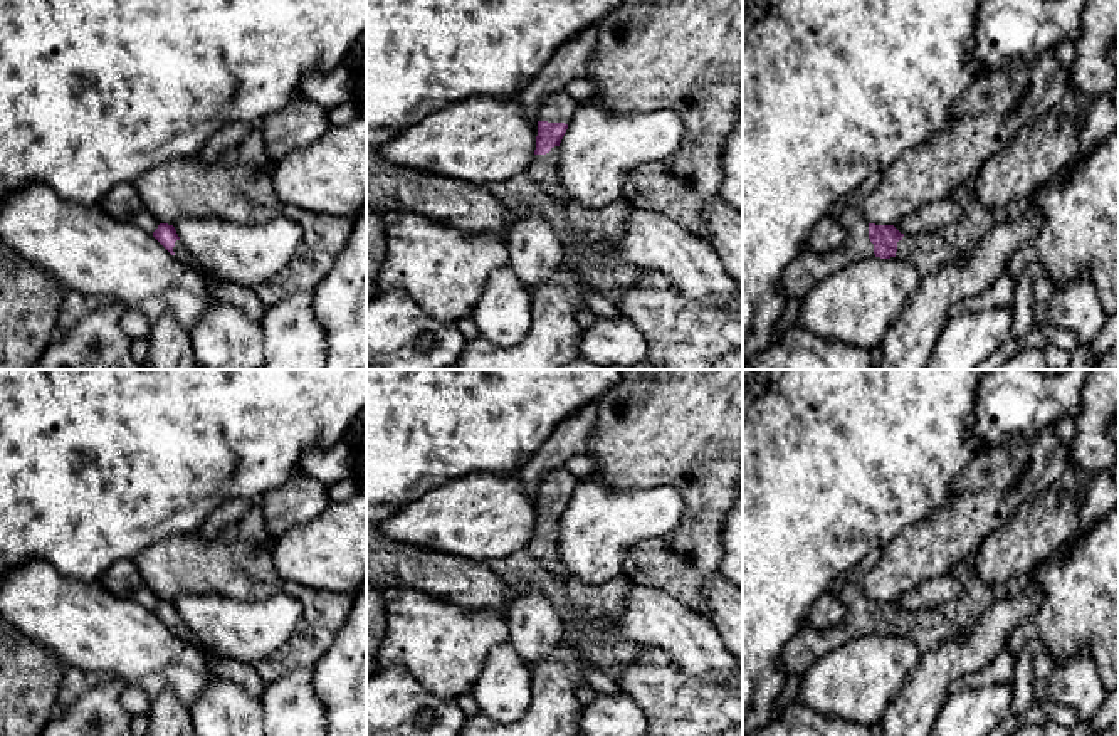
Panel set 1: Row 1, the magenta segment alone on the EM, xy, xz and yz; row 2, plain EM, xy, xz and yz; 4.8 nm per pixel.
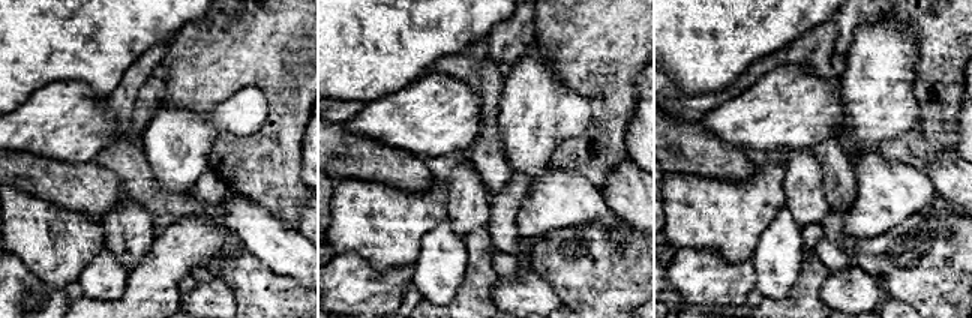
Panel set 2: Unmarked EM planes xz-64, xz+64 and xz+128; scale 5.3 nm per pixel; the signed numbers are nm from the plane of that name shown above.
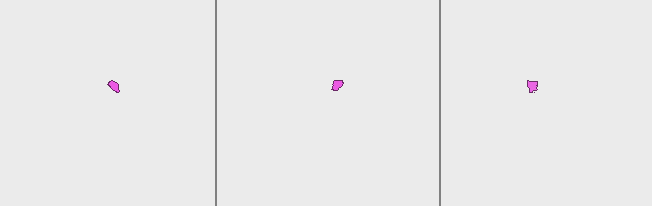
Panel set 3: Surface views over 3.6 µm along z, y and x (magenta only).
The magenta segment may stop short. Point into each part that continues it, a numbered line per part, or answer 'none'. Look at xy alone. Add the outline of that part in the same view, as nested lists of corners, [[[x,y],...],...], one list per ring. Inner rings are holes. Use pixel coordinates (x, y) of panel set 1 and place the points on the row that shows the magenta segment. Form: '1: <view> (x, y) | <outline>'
1: xy (182, 254) | [[[181,240],[175,242],[173,252],[175,252],[173,257],[178,262],[186,264],[186,265],[195,265],[195,260],[193,260],[190,250],[181,244]]]

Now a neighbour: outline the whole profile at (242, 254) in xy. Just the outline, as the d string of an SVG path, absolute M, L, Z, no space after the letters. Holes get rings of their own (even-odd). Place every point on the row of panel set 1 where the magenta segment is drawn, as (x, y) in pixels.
M286 217L262 225L181 218L173 227L202 272L245 287L286 271L304 235L302 227Z

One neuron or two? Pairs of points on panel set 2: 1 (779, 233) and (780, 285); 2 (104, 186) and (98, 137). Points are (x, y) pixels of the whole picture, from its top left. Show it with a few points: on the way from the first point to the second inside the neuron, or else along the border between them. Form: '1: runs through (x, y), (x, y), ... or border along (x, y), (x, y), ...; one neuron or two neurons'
1: runs through (779, 246), (779, 272); one neuron
2: border along (56, 161), (92, 162); two neurons

